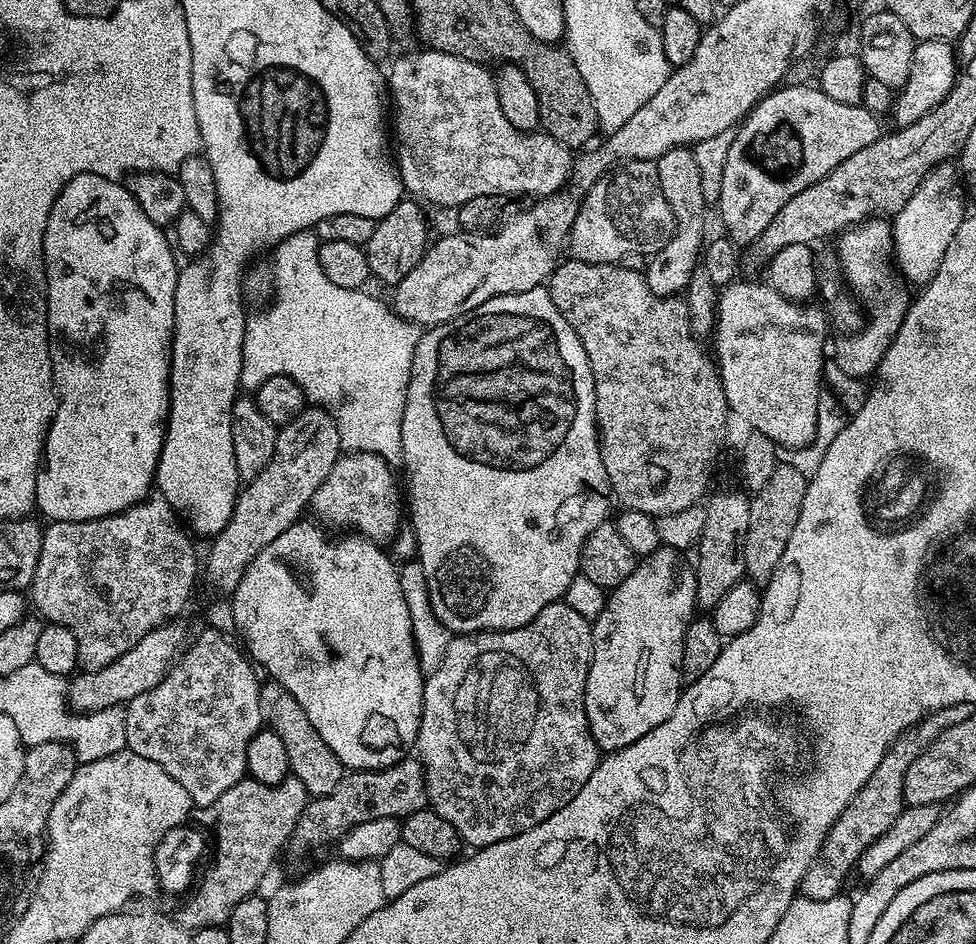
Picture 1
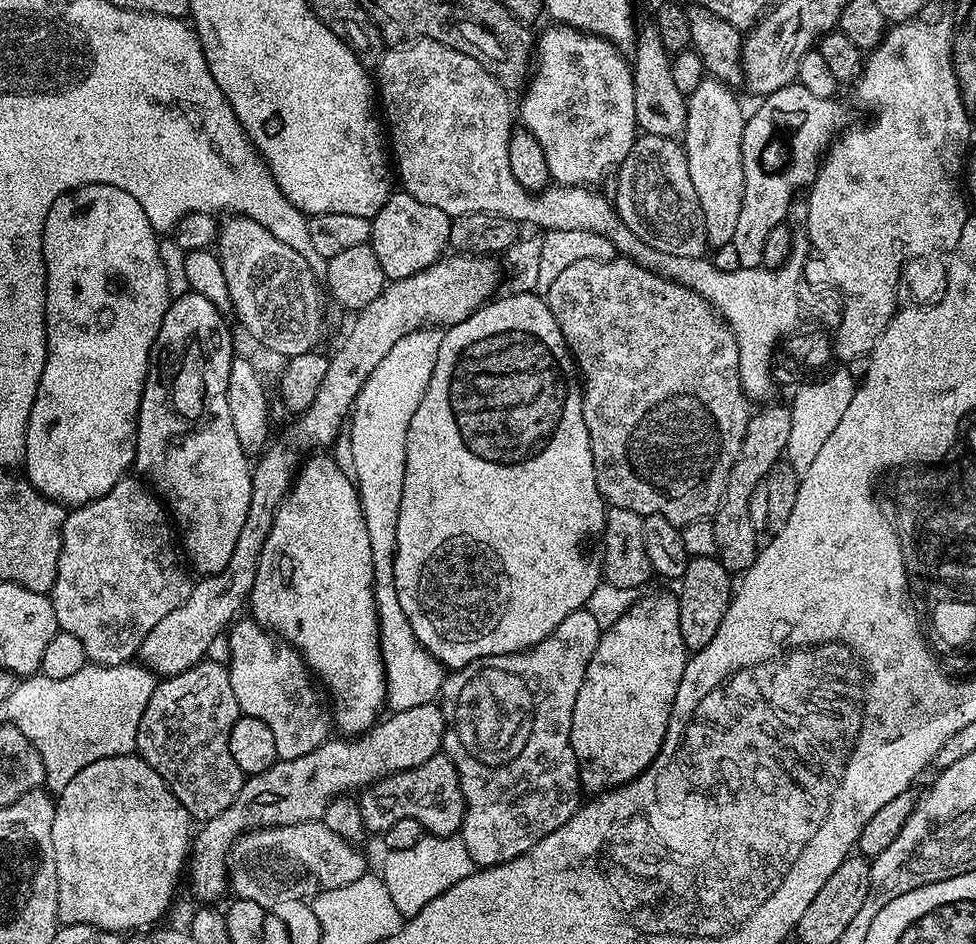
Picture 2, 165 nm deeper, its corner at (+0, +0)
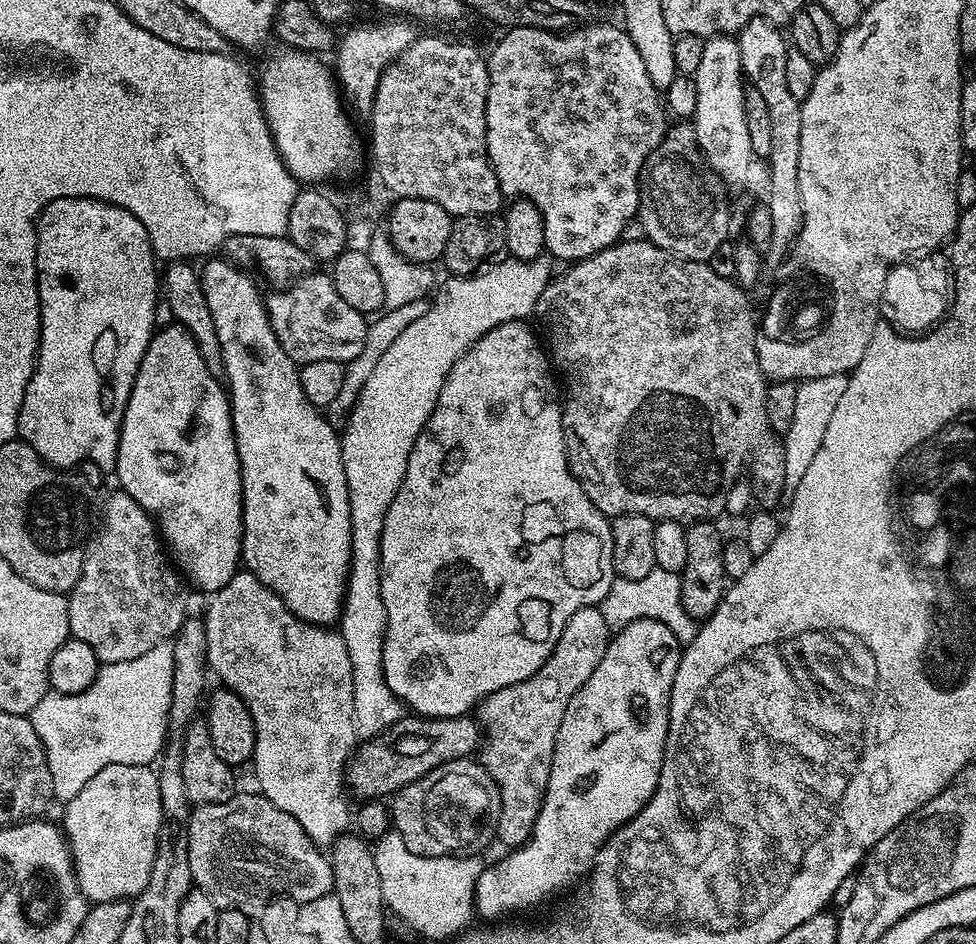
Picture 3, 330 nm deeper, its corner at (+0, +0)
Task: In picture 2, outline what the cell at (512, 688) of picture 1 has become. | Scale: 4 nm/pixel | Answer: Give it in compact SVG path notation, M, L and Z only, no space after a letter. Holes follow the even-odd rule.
M587 607L579 608L574 614L562 618L560 625L542 642L535 644L522 652L506 654L505 656L487 656L470 662L464 668L449 671L444 678L444 685L440 688L438 703L444 711L444 747L443 755L452 759L458 770L458 778L464 795L464 821L458 833L461 840L466 842L466 850L470 850L470 858L477 869L492 868L495 864L505 864L530 850L546 834L558 830L558 826L565 824L582 803L582 789L580 787L580 771L576 755L570 742L570 726L574 714L574 702L578 702L578 690L582 690L582 678L586 678L586 666L590 666L590 658L600 641L601 629L598 622L588 613Z

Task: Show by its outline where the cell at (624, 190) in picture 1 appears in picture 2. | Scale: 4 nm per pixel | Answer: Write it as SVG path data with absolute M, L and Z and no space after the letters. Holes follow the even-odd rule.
M637 135L630 154L626 154L615 176L615 210L622 223L630 226L630 230L634 230L634 234L638 234L638 238L642 238L646 246L654 246L654 250L678 254L682 258L704 256L709 251L706 224L702 222L702 206L698 202L698 194L694 191L694 182L690 182L690 166L686 162L684 145L679 139Z

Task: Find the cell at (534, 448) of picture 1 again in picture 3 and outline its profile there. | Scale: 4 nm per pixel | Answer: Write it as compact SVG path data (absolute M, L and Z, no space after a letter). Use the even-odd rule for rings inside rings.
M514 320L494 326L484 337L478 338L449 370L437 404L414 442L404 481L398 494L394 494L394 502L390 502L390 510L386 510L386 522L382 526L380 577L382 602L386 606L388 619L382 650L386 686L390 686L405 709L430 720L469 715L491 692L530 678L544 665L546 658L550 658L554 646L558 646L558 638L562 638L562 630L566 630L566 622L570 622L574 610L601 604L612 581L617 579L609 517L602 515L594 502L590 502L586 490L582 490L568 468L558 384L550 371L549 357L537 333L532 333L526 325L524 320Z

